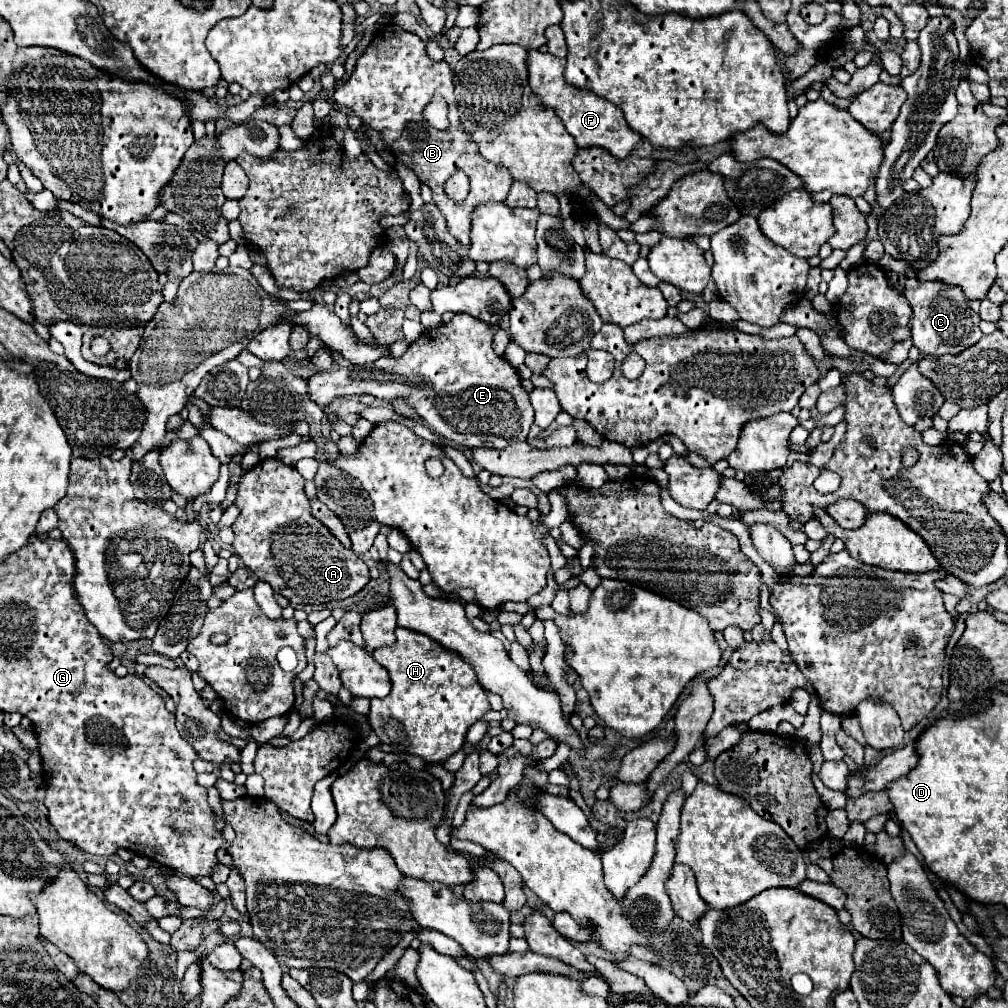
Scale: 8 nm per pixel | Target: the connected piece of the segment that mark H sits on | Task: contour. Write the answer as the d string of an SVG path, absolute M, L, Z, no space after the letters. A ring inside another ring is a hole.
M398 627L396 643L376 649L372 657L388 669L392 691L386 699L372 699L370 725L382 743L398 751L408 751L428 763L442 763L460 751L468 729L490 711L486 691L472 667L422 633Z

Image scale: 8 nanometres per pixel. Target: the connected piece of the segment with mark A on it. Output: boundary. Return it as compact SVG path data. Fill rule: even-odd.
M276 459L258 463L254 469L242 475L236 507L240 507L240 517L232 525L236 535L232 543L234 553L242 559L242 563L256 579L270 583L270 587L276 593L284 595L290 603L322 605L330 601L342 601L356 595L370 581L368 565L360 557L352 555L352 549L342 547L342 543L334 539L334 535L320 521L312 519L308 511L308 497L304 493L304 479L294 467L288 467Z

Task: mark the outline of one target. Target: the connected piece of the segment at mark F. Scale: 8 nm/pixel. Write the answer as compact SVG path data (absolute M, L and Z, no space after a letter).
M530 51L528 57L528 71L530 71L530 87L540 97L540 101L548 107L554 107L556 115L566 125L566 131L574 137L576 145L580 149L600 145L602 149L610 151L616 159L624 159L630 155L634 145L642 139L636 131L632 131L620 111L620 107L612 105L610 101L600 99L588 89L580 89L574 85L568 85L564 79L564 59L558 59L550 53Z

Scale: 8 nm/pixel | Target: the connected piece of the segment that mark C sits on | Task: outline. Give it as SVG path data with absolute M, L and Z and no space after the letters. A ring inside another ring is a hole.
M908 279L906 281L906 299L914 311L914 317L910 321L910 331L912 331L912 343L918 347L924 355L956 355L962 353L964 349L972 347L978 343L982 337L982 331L978 327L980 315L970 309L968 299L956 291L956 287L940 287L940 283L932 281L916 281Z

